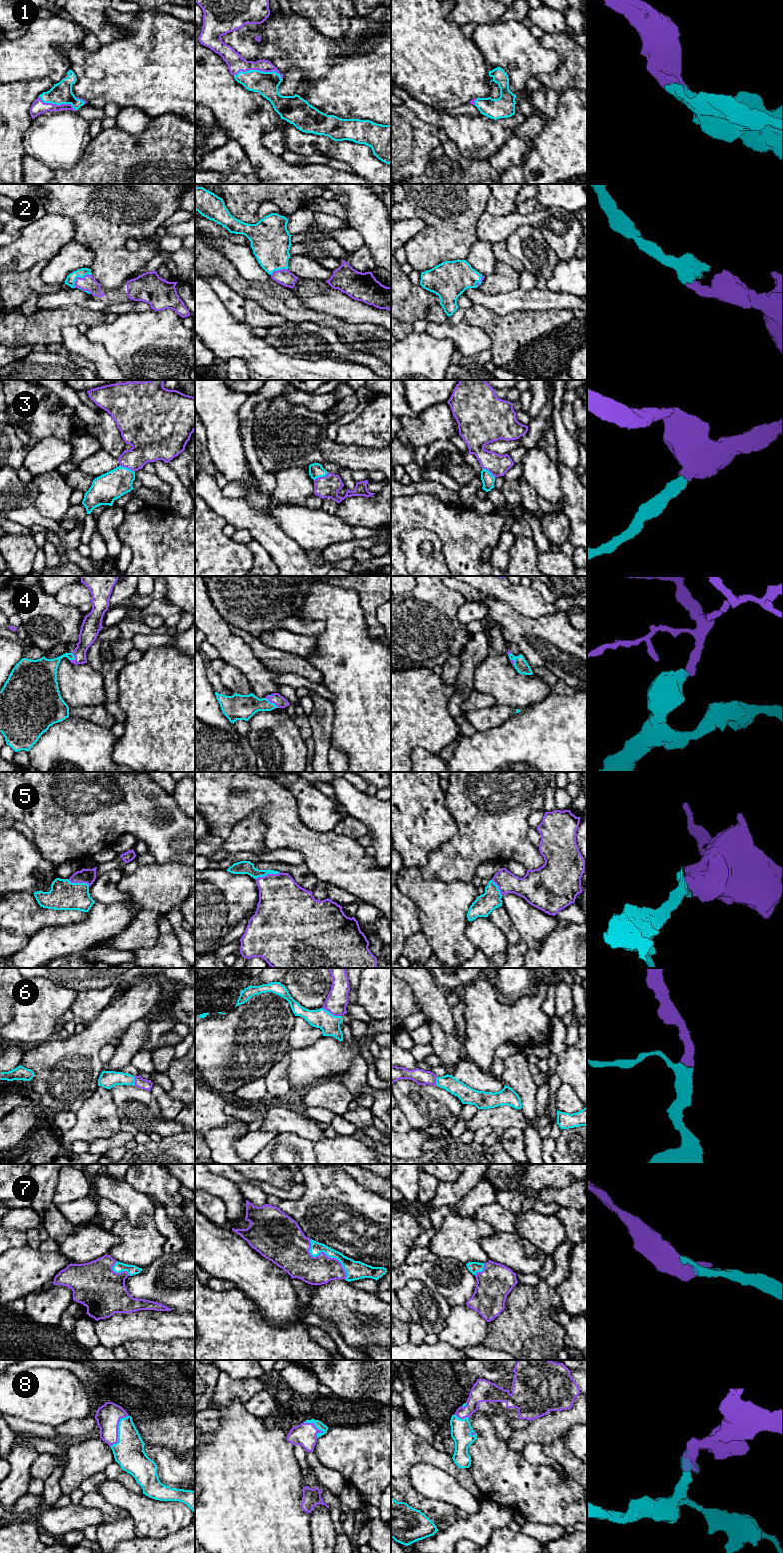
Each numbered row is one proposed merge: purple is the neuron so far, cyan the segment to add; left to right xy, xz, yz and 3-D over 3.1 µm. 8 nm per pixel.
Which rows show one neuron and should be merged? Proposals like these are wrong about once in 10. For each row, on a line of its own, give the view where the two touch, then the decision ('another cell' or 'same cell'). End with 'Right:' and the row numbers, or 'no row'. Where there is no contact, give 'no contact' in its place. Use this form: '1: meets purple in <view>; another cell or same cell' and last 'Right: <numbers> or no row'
1: meets purple in xz; same cell
2: meets purple in xy; same cell
3: meets purple in xy; same cell
4: meets purple in xz; same cell
5: meets purple in xz; same cell
6: meets purple in xz; same cell
7: meets purple in xz; same cell
8: meets purple in xy; same cell
Right: 1, 2, 3, 4, 5, 6, 7, 8

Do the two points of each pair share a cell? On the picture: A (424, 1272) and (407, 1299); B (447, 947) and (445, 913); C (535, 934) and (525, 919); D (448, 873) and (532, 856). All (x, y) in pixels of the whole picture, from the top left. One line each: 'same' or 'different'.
A: different
B: same
C: same
D: same

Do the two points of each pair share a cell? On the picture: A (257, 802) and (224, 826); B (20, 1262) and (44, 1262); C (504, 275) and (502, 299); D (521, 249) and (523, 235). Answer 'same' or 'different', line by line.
A: same
B: same
C: different
D: same

